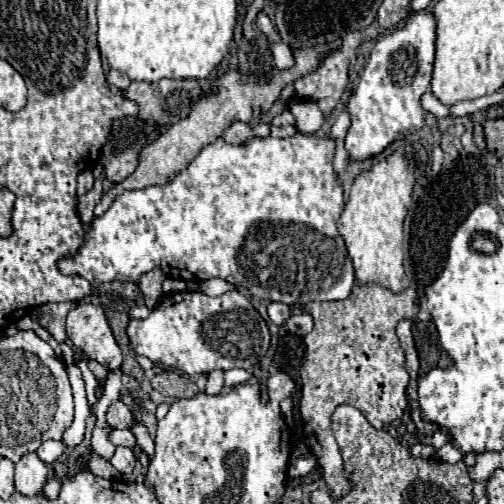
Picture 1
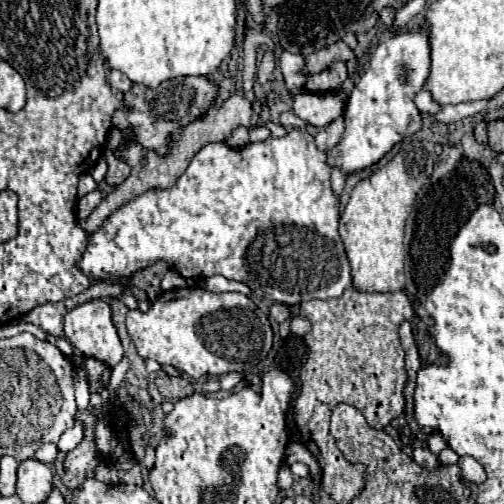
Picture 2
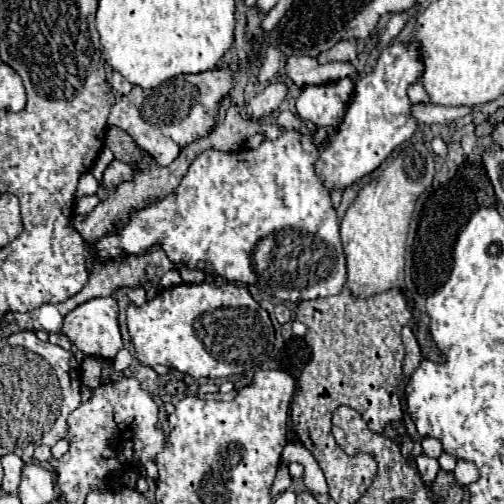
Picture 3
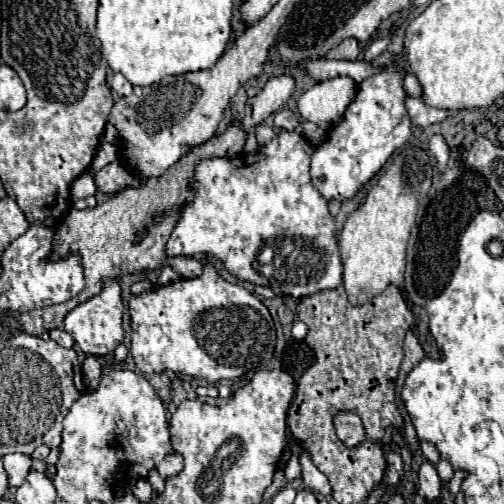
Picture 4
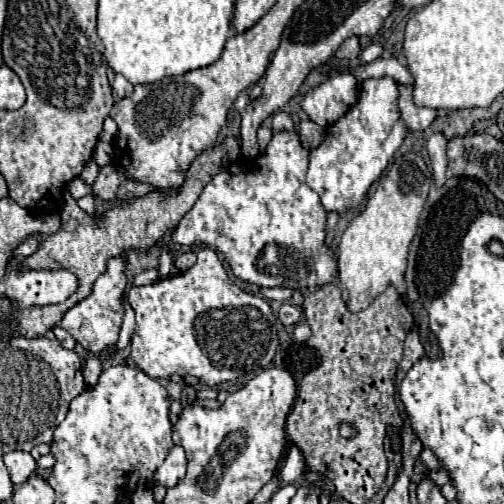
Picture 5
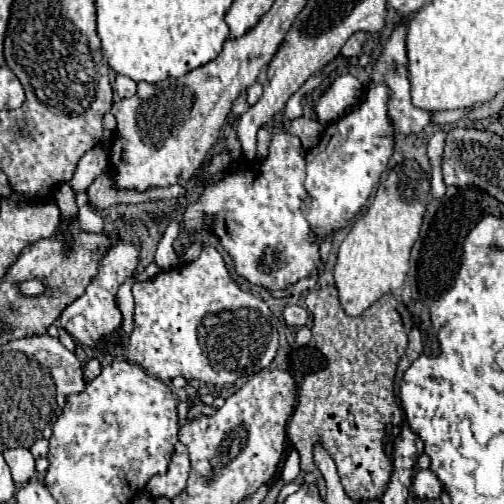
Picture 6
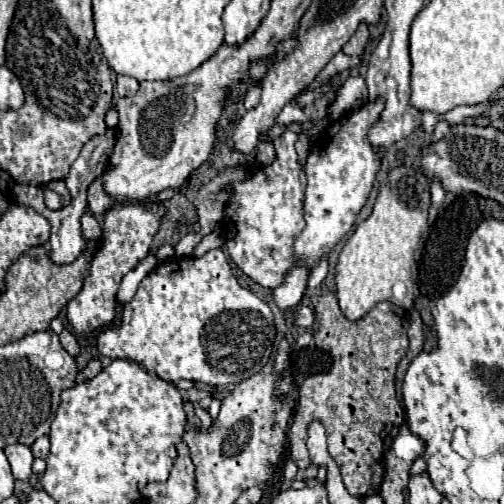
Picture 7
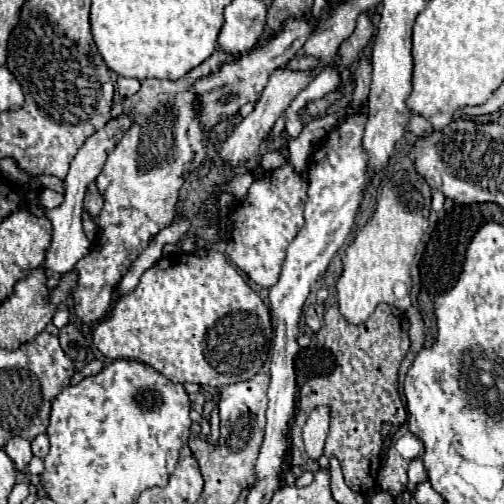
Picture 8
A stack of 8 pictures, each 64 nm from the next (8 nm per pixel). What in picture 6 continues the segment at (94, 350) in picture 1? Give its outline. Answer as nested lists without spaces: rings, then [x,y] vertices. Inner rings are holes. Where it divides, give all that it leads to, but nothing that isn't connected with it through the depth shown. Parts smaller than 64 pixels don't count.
[[[108,234],[108,238],[110,238],[112,246],[98,262],[98,274],[88,284],[86,292],[80,298],[76,298],[70,306],[66,306],[66,310],[60,316],[60,326],[86,346],[96,346],[98,340],[112,336],[120,328],[122,314],[116,306],[116,292],[118,292],[120,284],[136,272],[138,262],[140,262],[140,244],[122,242],[116,234]]]

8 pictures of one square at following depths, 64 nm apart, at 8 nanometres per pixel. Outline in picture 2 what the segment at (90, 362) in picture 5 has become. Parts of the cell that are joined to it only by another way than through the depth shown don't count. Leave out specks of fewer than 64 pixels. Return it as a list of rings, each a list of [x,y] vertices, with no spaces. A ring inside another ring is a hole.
[[[86,358],[86,362],[82,364],[82,370],[84,370],[86,380],[88,380],[92,389],[97,392],[101,387],[100,380],[102,372],[104,372],[104,364],[100,360],[96,360],[96,358]]]

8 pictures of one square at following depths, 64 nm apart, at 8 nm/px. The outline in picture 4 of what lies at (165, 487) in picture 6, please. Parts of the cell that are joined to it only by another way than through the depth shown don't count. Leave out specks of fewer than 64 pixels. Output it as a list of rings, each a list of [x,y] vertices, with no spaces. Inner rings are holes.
[[[170,452],[160,464],[158,464],[158,472],[160,472],[160,476],[166,480],[166,478],[172,478],[172,476],[176,476],[180,470],[184,468],[184,462],[182,462],[182,456],[178,454],[178,452]]]

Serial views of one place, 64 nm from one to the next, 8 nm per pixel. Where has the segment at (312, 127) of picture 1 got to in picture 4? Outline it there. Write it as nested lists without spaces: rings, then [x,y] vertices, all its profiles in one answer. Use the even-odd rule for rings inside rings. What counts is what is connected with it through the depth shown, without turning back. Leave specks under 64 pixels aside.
[[[338,76],[306,90],[298,100],[298,110],[304,120],[310,120],[320,128],[330,130],[342,120],[354,96],[356,82],[348,76]]]

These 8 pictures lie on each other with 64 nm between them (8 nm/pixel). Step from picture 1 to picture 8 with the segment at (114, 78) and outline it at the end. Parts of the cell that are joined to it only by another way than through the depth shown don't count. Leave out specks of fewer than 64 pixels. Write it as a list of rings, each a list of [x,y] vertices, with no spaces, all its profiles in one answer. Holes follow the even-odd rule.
[[[122,76],[118,78],[118,92],[120,92],[120,96],[128,98],[128,96],[134,96],[138,90],[140,90],[140,82],[138,80],[122,78]]]

